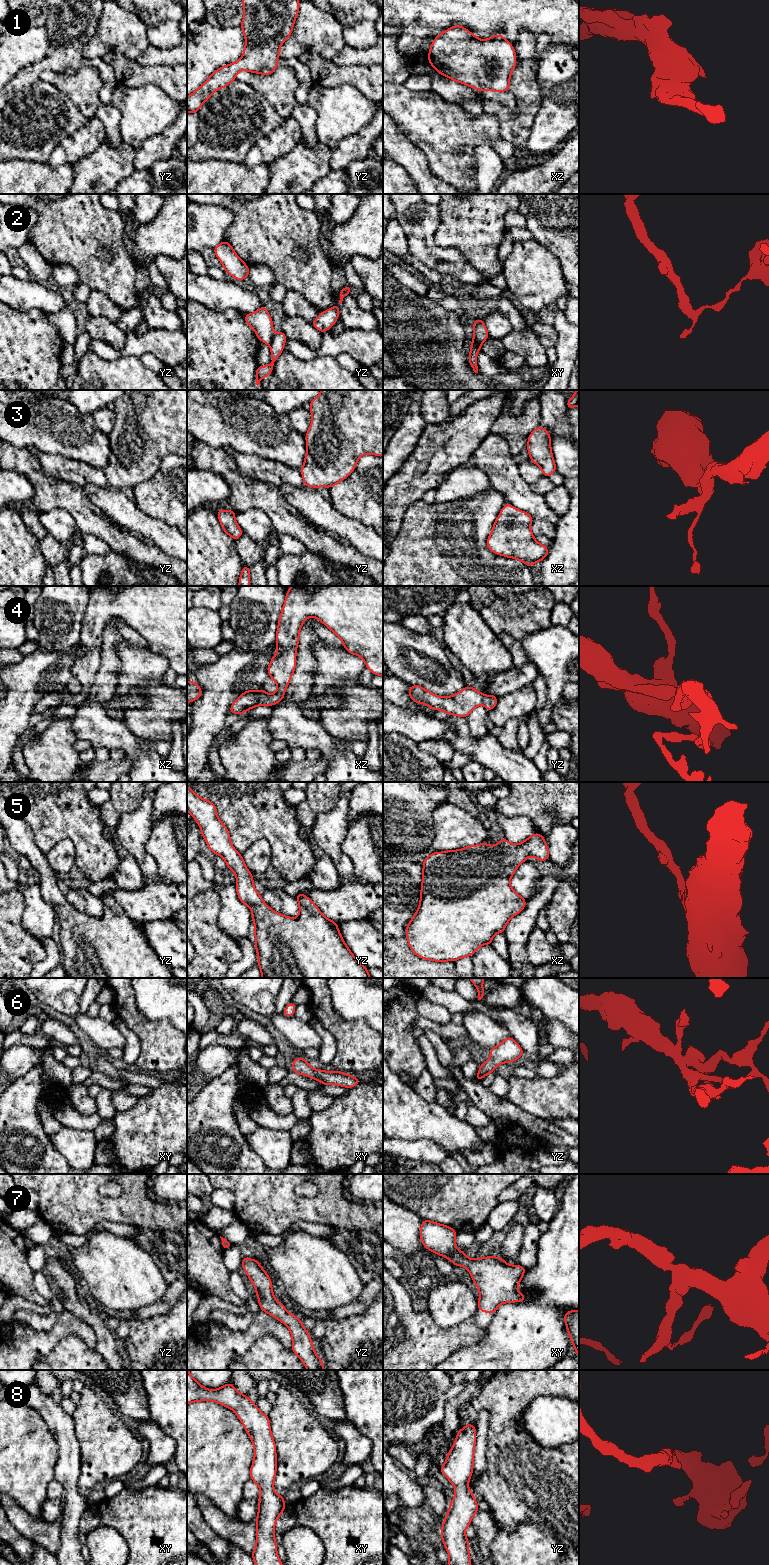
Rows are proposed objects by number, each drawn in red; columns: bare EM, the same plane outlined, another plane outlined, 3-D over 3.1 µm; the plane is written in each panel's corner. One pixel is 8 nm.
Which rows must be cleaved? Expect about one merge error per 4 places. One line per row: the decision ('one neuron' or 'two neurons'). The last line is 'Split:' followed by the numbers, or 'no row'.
1: one neuron
2: two neurons
3: one neuron
4: one neuron
5: one neuron
6: one neuron
7: one neuron
8: one neuron
Split: 2

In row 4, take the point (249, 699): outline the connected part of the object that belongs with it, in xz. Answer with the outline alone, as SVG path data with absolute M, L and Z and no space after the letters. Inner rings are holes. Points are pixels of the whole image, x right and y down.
M292 586L288 589L283 609L281 611L276 632L277 652L267 668L269 677L278 685L274 694L266 693L263 688L258 691L246 690L231 705L229 713L245 714L247 710L264 705L273 706L283 700L286 687L291 681L296 668L296 652L299 643L299 633L308 617L319 619L327 628L335 633L343 642L347 652L361 657L374 675L383 676L383 586L317 586L311 592L312 586Z

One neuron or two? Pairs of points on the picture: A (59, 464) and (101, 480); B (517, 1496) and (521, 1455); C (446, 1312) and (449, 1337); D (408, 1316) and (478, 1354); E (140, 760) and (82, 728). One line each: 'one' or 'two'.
A: one
B: one
C: two
D: two
E: one

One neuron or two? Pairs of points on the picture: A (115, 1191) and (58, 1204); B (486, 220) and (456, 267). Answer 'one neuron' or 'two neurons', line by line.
A: two neurons
B: two neurons

